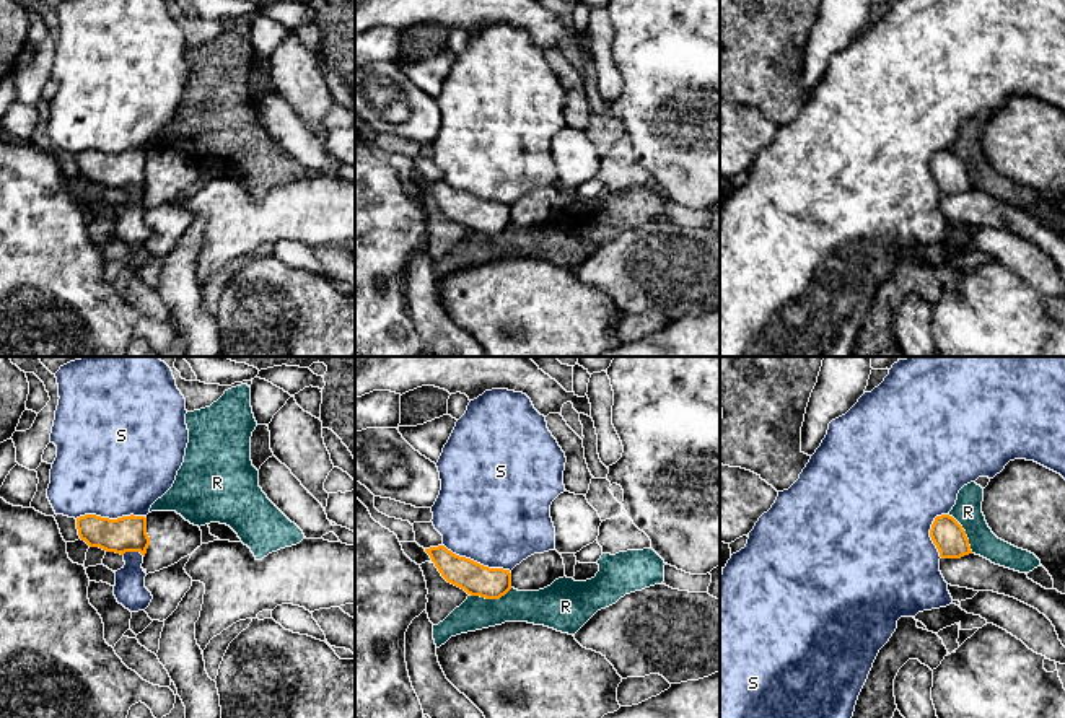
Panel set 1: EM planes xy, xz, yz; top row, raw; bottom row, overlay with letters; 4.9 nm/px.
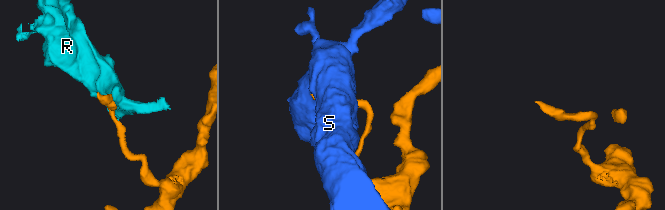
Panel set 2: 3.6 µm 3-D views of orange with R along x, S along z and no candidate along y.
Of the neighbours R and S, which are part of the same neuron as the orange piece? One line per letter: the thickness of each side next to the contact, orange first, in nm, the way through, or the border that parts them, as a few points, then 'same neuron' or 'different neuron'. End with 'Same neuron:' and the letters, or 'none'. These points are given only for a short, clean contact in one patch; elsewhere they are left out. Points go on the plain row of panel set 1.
R: 160 nm thick on the orange side, 170 nm on the other; different neuron
S: 180 nm thick on the orange side, 500 nm on the other; different neuron
Same neuron: none

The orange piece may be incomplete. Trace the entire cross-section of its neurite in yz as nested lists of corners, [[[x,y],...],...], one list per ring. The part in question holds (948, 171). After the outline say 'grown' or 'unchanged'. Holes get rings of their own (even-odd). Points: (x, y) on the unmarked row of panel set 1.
[[[949,150],[935,153],[930,164],[930,173],[941,194],[961,194],[972,189],[966,166]]]; unchanged

